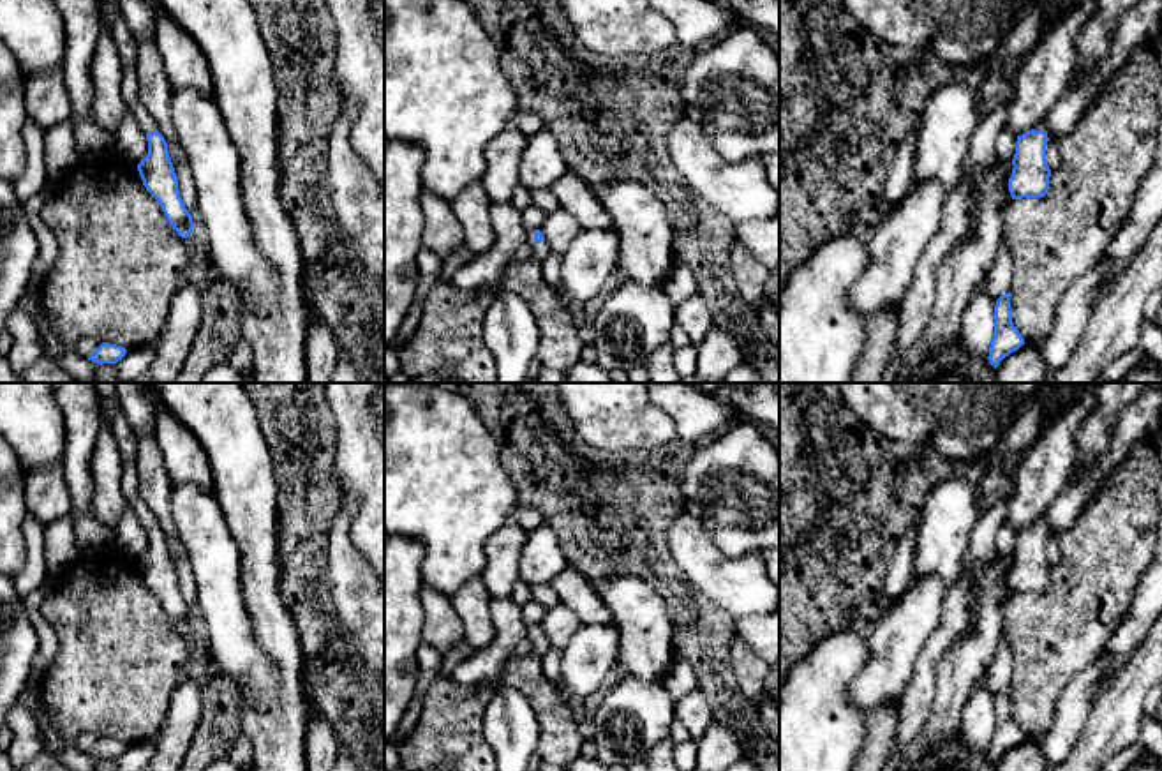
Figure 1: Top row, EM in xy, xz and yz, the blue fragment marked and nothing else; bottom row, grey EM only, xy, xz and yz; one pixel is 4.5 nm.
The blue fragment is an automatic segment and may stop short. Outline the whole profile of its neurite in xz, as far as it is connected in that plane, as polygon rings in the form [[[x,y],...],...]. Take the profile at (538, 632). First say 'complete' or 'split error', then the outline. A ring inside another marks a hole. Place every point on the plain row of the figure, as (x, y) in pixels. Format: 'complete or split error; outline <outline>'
split error; outline [[[540,625],[527,626],[525,637],[533,642],[533,655],[543,656],[552,649],[550,640],[545,637]]]

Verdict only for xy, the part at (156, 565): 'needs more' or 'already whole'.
needs more

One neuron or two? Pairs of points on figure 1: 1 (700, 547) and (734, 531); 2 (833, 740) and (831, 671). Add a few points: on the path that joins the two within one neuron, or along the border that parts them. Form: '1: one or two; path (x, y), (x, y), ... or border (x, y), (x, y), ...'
1: two; border (685, 510), (700, 521), (725, 554), (752, 554)
2: one; path (827, 722), (827, 688)

